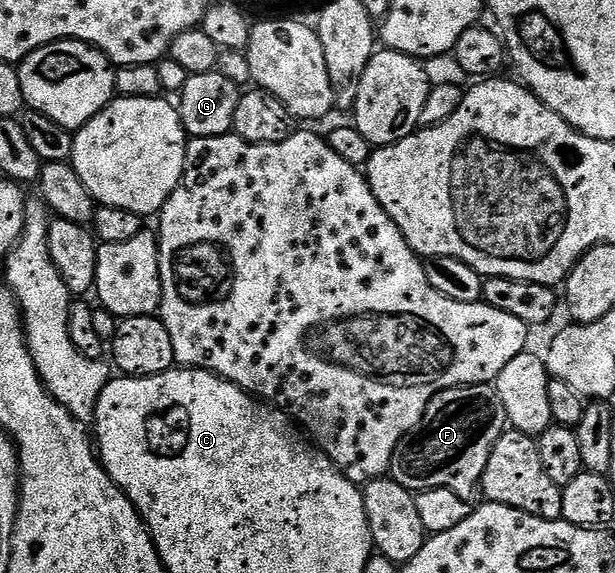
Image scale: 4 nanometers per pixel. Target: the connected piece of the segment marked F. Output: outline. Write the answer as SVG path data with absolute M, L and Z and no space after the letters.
M476 383L437 392L427 405L421 424L402 437L393 451L388 474L411 492L451 489L466 497L480 484L487 457L507 429L503 401L496 386Z

